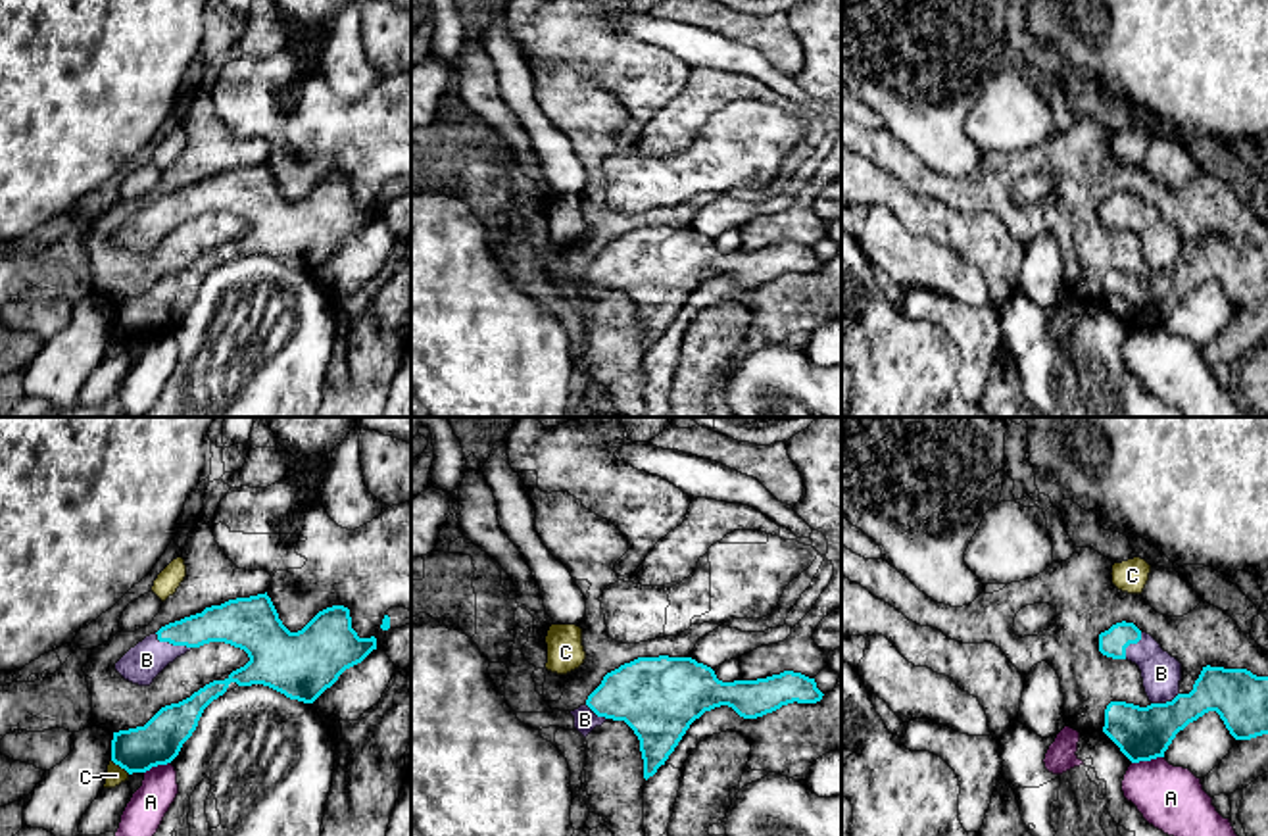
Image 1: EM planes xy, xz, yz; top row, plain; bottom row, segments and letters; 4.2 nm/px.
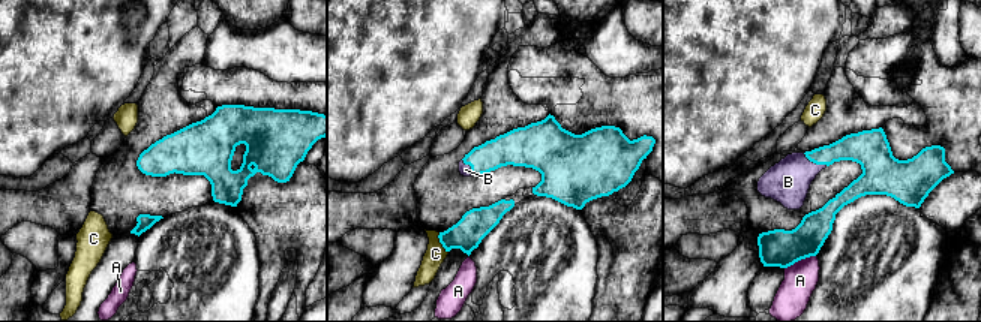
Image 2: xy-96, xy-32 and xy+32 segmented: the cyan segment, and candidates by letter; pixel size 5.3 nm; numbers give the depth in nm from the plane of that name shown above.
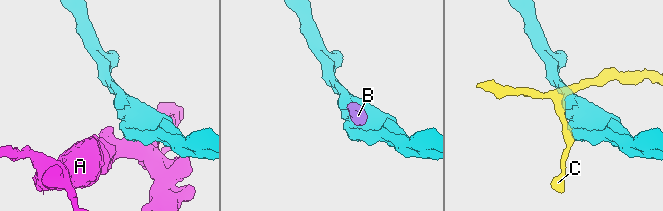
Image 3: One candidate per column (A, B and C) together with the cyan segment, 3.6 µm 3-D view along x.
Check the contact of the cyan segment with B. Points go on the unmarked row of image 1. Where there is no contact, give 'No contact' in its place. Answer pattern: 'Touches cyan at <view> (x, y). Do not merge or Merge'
Touches cyan at xy (171, 212). Merge

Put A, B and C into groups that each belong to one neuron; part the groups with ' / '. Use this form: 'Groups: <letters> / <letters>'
Groups: A / B / C

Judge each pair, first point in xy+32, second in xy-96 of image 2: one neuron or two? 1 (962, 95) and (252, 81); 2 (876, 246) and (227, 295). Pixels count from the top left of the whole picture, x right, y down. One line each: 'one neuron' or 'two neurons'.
1: one neuron
2: one neuron

